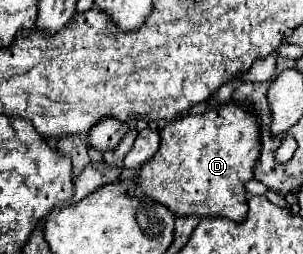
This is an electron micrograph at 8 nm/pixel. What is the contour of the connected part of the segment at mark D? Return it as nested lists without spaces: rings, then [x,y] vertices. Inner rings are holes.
[[[228,102],[222,106],[214,106],[204,114],[176,118],[176,122],[168,124],[160,132],[160,136],[160,150],[140,166],[134,197],[152,198],[166,206],[174,216],[222,216],[234,222],[244,222],[248,214],[244,184],[252,178],[254,164],[258,160],[258,122],[254,120],[254,116],[246,116],[246,112],[238,108],[238,104]]]

